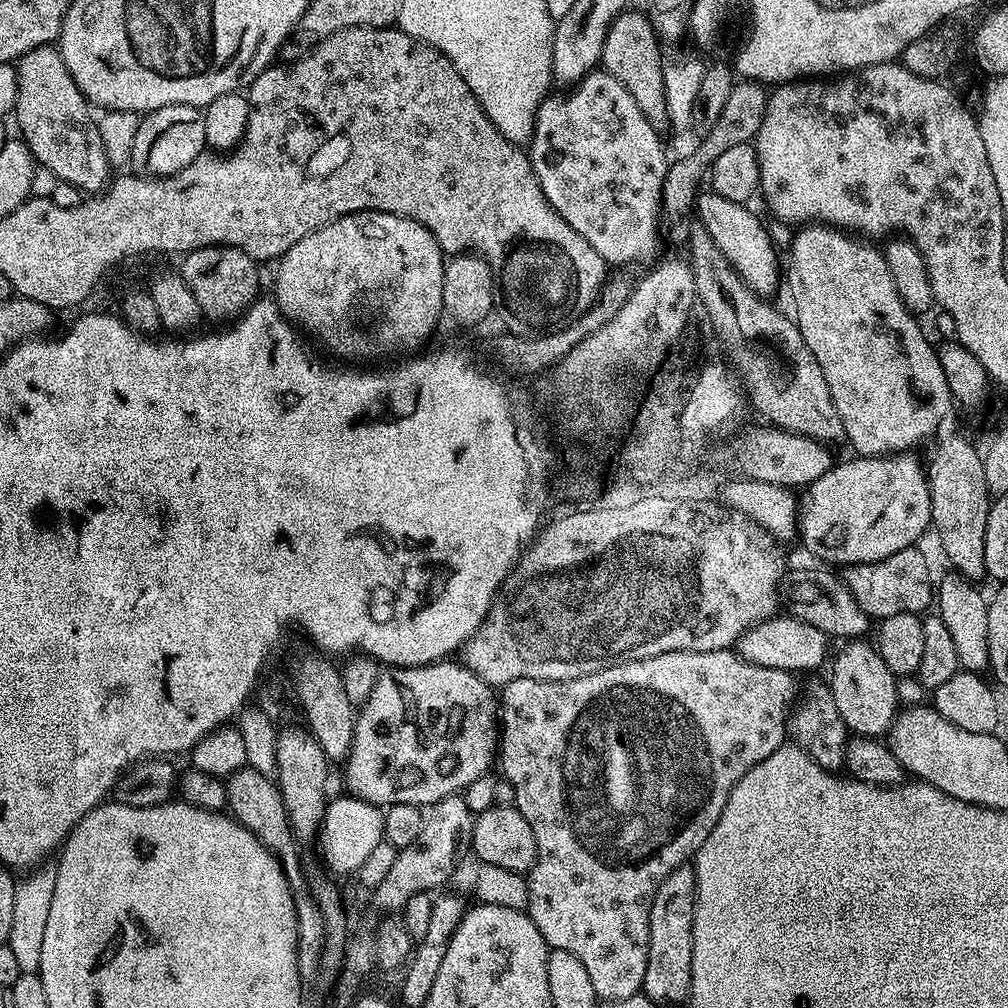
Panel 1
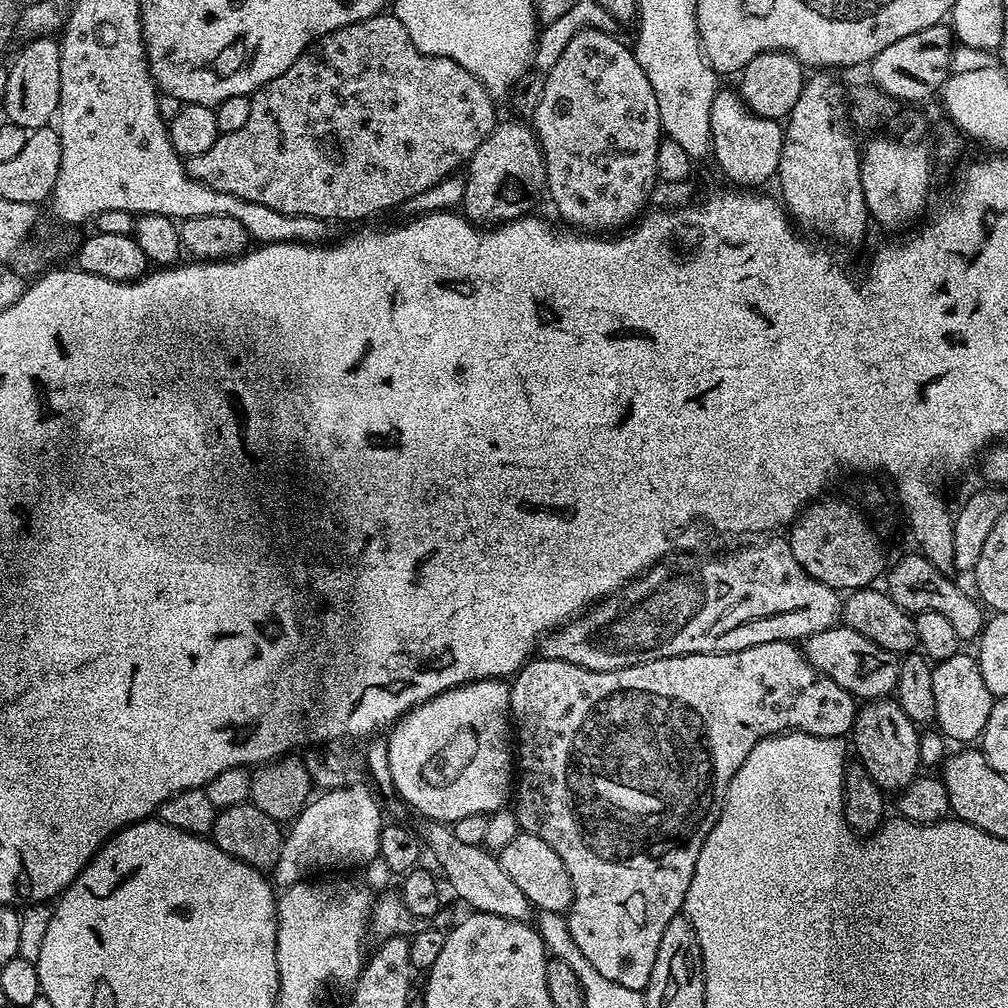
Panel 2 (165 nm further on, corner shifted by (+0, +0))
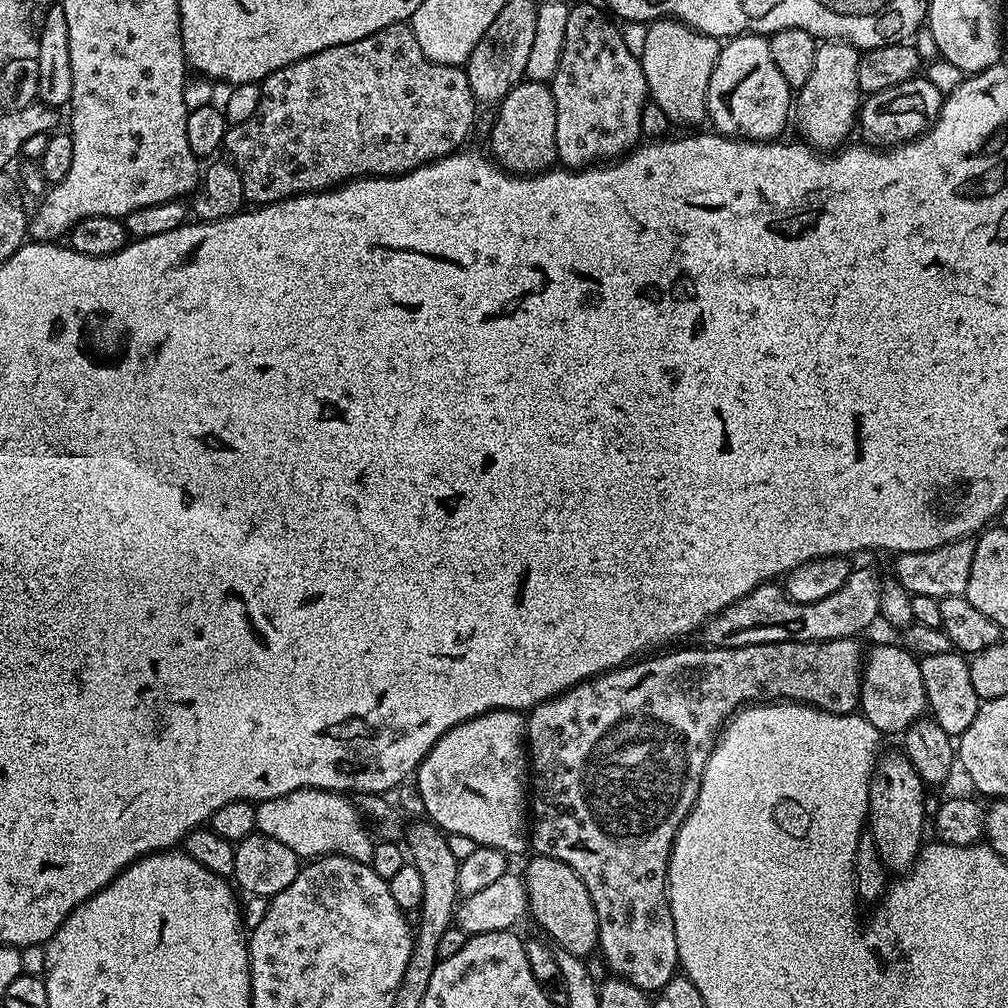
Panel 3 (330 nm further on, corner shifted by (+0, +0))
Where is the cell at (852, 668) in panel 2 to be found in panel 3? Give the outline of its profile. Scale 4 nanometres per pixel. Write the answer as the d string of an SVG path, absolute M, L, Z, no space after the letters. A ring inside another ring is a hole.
M880 644L869 652L867 649L862 660L859 711L882 734L902 734L913 722L928 712L920 660L907 648L896 644Z

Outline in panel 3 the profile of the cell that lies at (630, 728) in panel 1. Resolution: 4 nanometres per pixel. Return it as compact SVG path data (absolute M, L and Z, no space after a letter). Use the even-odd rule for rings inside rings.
M856 638L846 640L783 640L777 644L751 644L741 648L684 648L681 652L668 652L665 656L656 656L653 660L640 658L629 662L622 668L614 668L594 676L591 680L583 680L561 696L552 696L536 704L527 713L528 734L526 747L530 753L530 848L537 856L549 856L555 860L566 862L578 878L586 886L590 898L594 902L594 910L598 914L599 955L603 963L613 968L615 975L621 980L628 980L644 992L655 994L677 975L680 959L678 958L678 942L674 938L674 922L668 909L668 855L672 849L674 838L682 826L682 822L690 814L694 802L698 798L698 790L702 782L702 774L706 770L708 755L716 745L718 733L724 725L736 715L737 711L750 704L765 702L795 702L811 704L830 714L853 714L860 706L860 674L862 671L861 641Z

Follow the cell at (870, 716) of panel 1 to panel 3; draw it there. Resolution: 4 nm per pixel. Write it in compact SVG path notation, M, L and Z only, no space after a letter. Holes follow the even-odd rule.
M899 751L881 755L872 770L872 781L868 787L868 818L867 827L874 838L874 846L878 846L878 854L882 858L884 867L892 874L903 874L912 867L916 857L920 855L920 849L925 843L924 824L926 828L926 816L924 820L924 791L926 785L923 778L914 770L907 756Z

